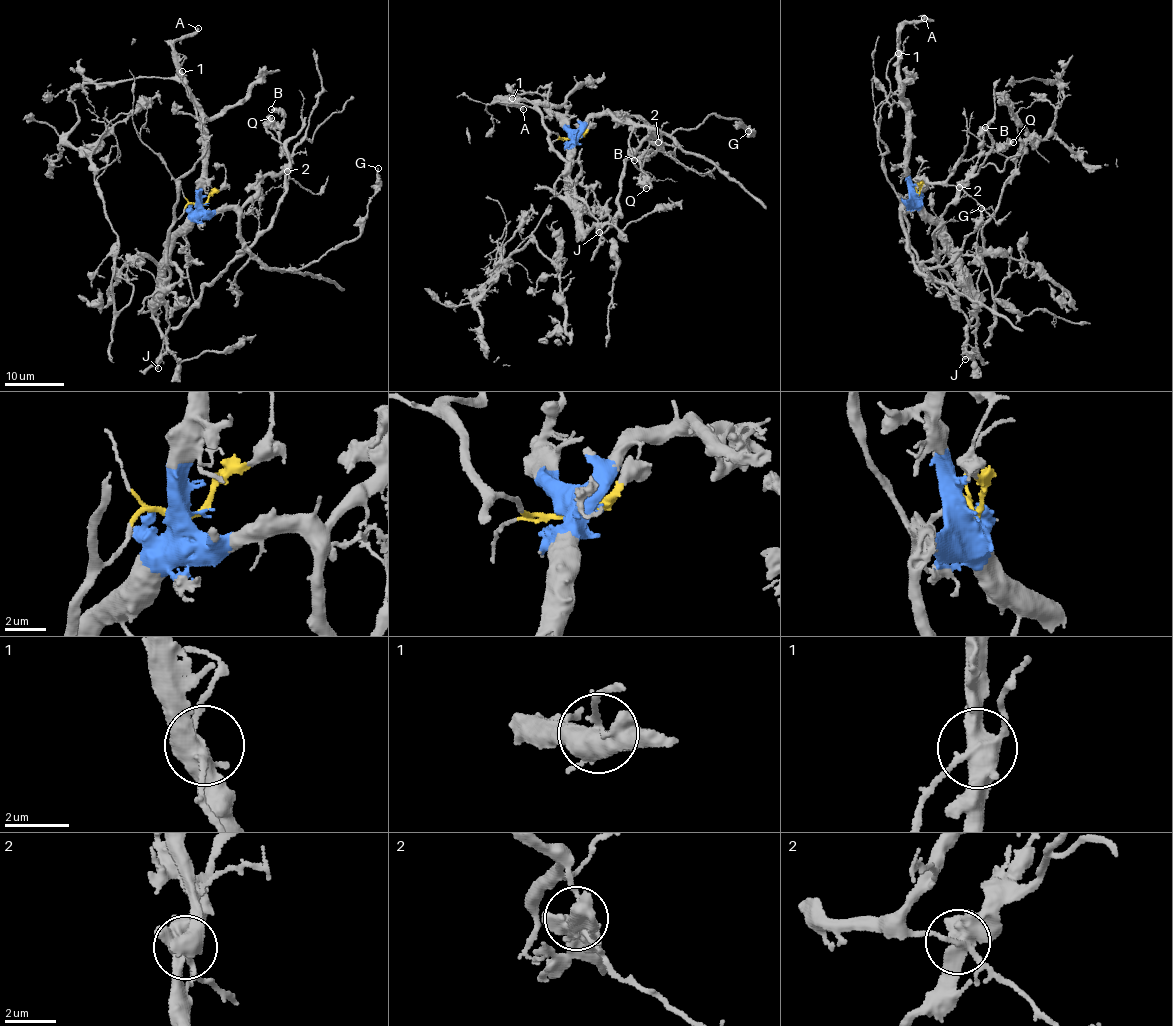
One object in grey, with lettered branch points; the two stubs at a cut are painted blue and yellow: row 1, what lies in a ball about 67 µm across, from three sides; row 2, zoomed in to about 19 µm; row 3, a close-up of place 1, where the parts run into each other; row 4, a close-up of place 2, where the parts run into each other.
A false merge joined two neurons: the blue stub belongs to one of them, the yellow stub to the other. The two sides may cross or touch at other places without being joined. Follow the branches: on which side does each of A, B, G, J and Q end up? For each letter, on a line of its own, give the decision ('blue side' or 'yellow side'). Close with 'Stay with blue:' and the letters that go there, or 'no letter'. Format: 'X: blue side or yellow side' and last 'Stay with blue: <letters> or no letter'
A: blue side
B: yellow side
G: blue side
J: blue side
Q: blue side
Stay with blue: A, G, J, Q

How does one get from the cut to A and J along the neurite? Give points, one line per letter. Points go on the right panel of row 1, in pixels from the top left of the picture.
A: (917, 194), (906, 166), (907, 120), (898, 36), (905, 24), (925, 18)
J: (917, 194), (917, 206), (938, 229), (945, 251), (954, 263), (958, 285), (977, 306), (962, 353), (966, 359)

